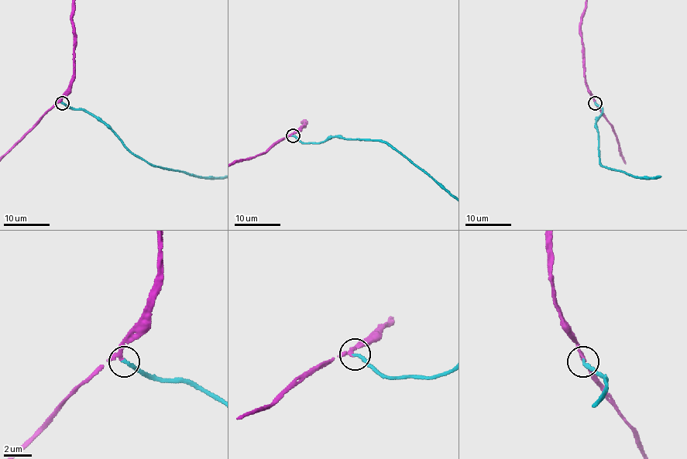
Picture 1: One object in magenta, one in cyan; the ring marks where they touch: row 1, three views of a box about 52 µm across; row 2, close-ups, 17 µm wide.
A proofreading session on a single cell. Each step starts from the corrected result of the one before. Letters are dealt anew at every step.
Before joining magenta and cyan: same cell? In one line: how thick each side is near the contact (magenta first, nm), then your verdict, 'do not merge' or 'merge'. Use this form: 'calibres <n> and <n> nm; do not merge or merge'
calibres 200 and 260 nm; merge

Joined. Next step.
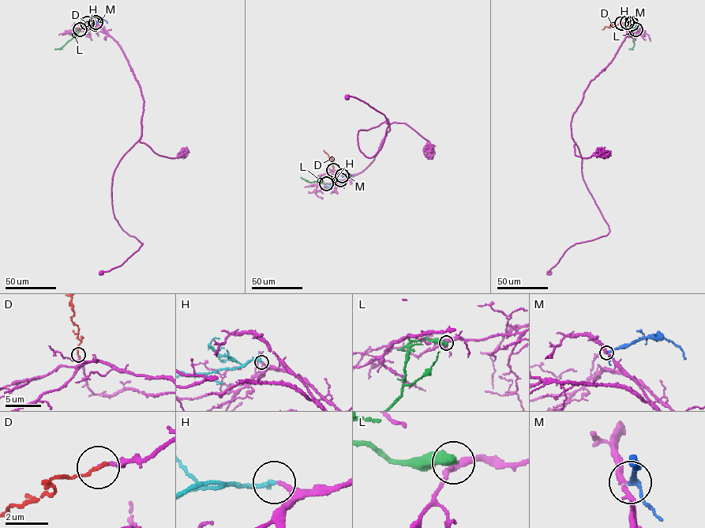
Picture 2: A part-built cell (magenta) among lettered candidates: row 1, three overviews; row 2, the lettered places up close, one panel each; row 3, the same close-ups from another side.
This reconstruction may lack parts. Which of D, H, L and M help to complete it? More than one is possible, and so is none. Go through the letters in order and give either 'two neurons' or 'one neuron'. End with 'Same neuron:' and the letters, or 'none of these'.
D: two neurons
H: one neuron
L: two neurons
M: two neurons
Same neuron: H

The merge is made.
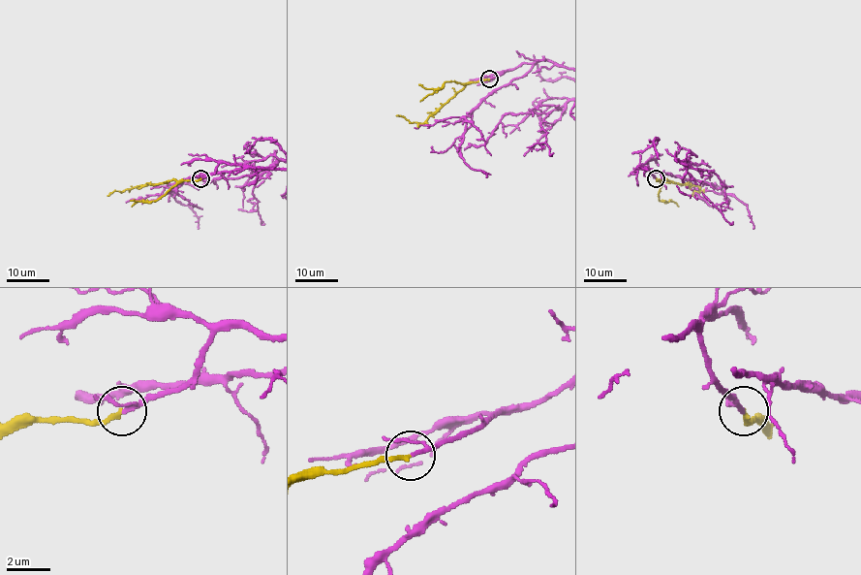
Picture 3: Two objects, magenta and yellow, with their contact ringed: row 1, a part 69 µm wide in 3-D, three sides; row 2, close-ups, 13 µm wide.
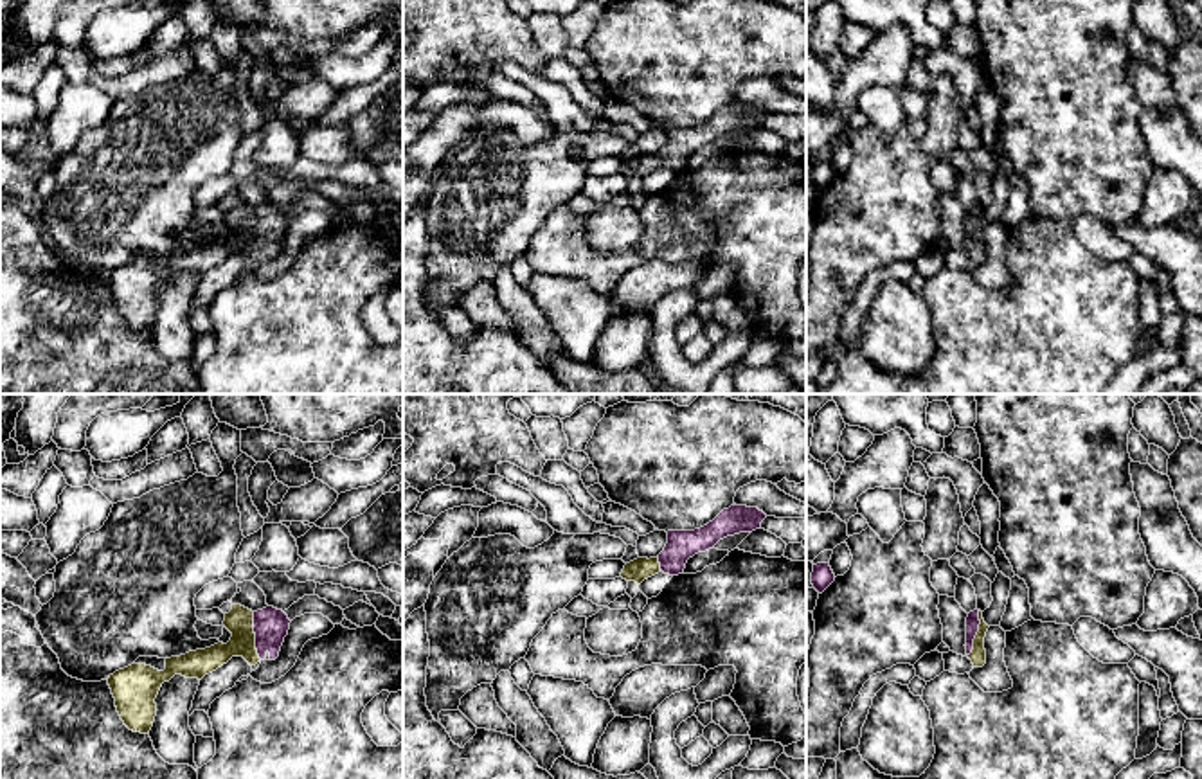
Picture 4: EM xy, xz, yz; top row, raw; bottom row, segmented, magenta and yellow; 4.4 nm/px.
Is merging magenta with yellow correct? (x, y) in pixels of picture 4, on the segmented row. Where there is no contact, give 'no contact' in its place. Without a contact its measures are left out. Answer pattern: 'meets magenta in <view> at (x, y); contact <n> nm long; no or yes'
meets magenta in xy at (256, 635); contact 220 nm long; yes

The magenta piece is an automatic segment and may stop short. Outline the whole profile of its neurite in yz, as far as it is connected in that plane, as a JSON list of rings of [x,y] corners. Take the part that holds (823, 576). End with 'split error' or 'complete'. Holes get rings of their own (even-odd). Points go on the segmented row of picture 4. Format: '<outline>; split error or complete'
[[[830,563],[813,565],[812,585],[819,594],[822,594],[833,581],[835,581],[835,574]]]; complete

